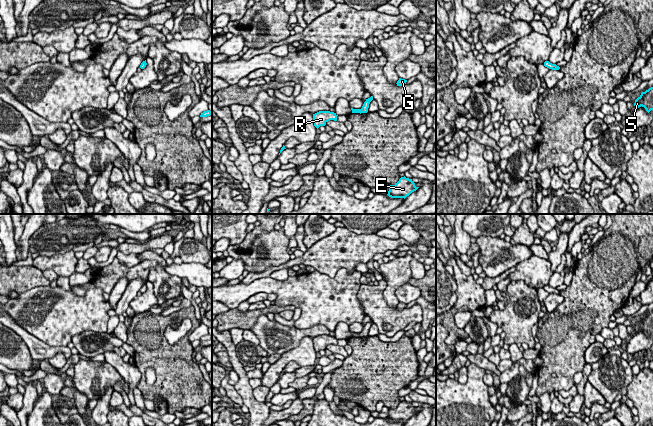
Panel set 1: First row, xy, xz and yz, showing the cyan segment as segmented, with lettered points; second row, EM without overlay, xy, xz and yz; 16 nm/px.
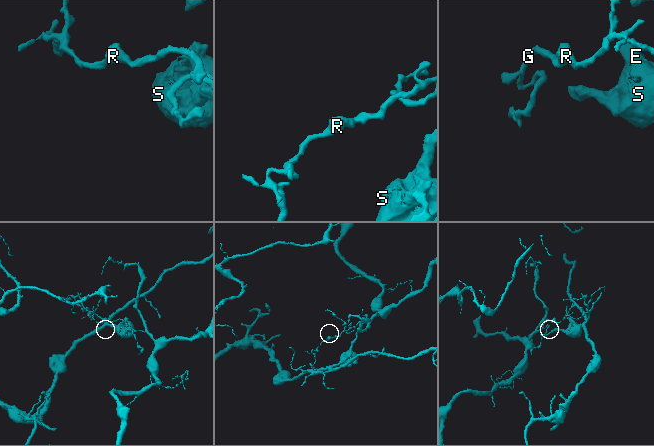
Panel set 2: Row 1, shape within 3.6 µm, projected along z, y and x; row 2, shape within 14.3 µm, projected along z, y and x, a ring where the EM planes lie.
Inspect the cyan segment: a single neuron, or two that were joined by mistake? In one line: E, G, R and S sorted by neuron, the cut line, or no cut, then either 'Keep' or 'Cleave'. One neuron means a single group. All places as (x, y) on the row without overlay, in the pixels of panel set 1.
Groups: E R S / G. Split along xy (140, 289), (143, 292). Cleave

